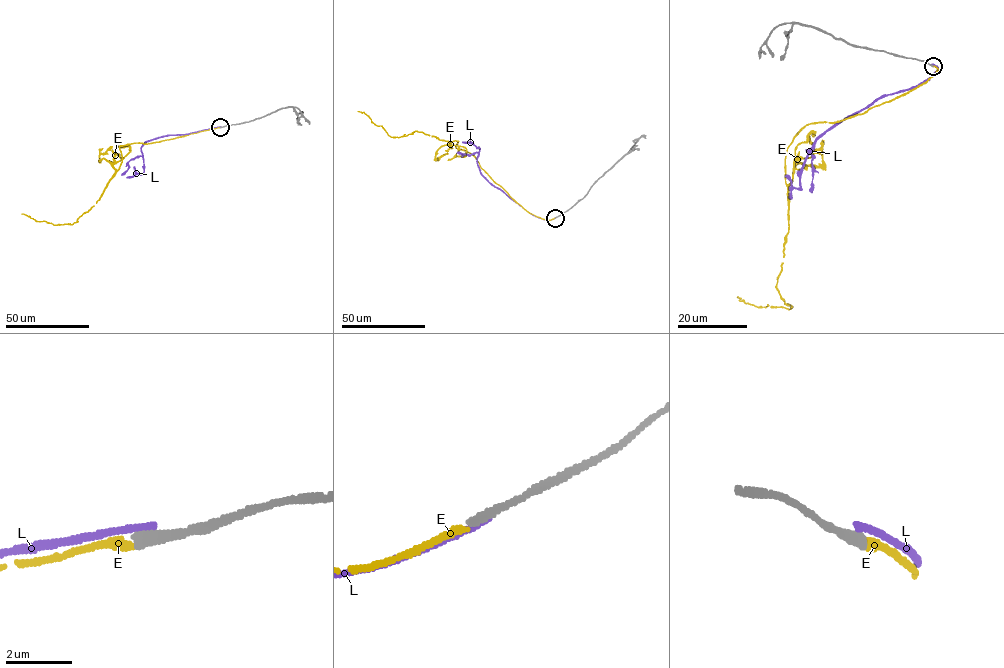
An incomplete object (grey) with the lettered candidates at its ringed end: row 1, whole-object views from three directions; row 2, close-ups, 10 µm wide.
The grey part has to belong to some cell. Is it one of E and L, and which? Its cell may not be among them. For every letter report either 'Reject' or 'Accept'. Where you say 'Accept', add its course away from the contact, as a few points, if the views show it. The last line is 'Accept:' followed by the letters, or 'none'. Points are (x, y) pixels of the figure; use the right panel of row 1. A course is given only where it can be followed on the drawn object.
E: Accept. Its course: (932, 66), (905, 93), (801, 129), (785, 156), (789, 230), (777, 277), (791, 307), (737, 298)
L: Reject
Accept: E

